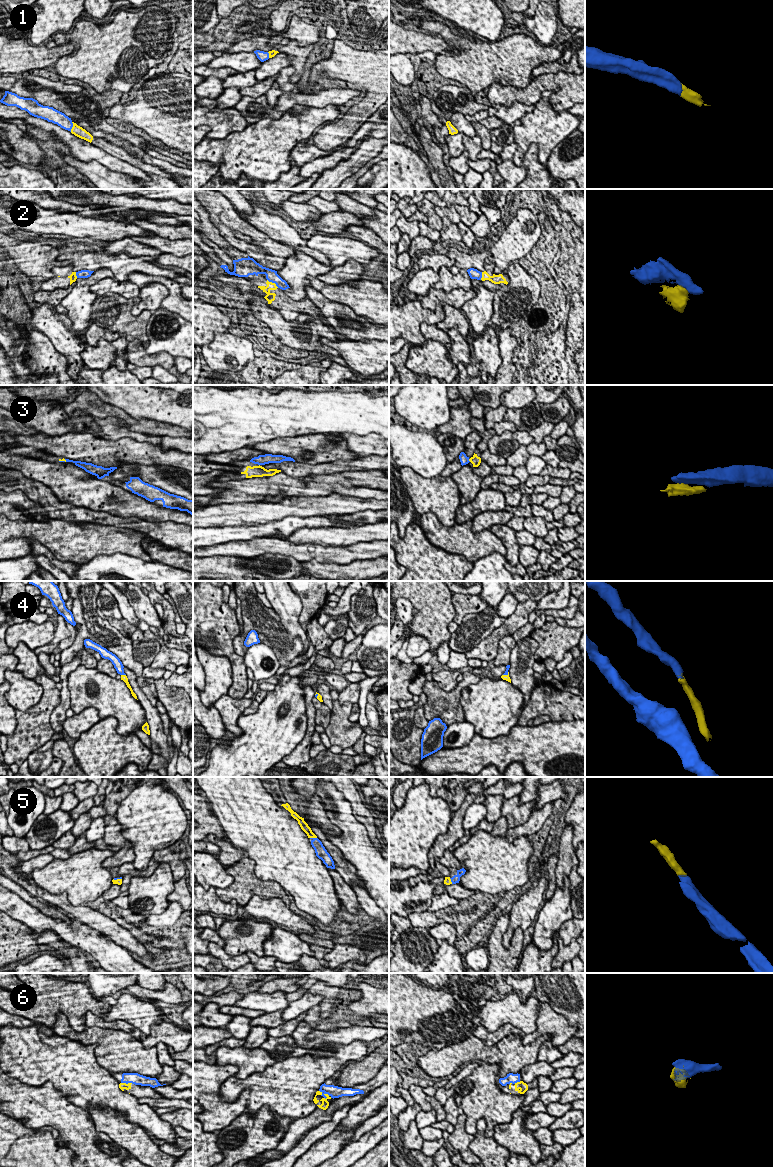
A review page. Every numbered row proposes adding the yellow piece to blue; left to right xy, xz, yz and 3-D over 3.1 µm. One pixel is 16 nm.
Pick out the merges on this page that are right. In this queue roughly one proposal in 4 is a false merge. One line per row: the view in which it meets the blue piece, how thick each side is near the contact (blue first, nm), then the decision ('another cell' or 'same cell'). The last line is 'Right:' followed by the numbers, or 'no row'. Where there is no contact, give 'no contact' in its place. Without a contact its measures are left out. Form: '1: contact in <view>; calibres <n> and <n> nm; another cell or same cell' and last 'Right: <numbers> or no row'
1: contact in xy; calibres 220 and 170 nm; same cell
2: contact in xz; calibres 190 and 140 nm; same cell
3: contact in yz; calibres 140 and 160 nm; same cell
4: contact in xy; calibres 140 and 100 nm; same cell
5: contact in xz; calibres 170 and 130 nm; same cell
6: contact in xz; calibres 190 and 120 nm; another cell
Right: 1, 2, 3, 4, 5

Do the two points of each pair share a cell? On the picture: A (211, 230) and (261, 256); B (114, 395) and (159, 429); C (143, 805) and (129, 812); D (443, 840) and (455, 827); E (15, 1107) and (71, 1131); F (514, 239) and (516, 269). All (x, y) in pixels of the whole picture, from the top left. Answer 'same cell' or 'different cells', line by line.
A: different cells
B: different cells
C: same cell
D: same cell
E: same cell
F: different cells

